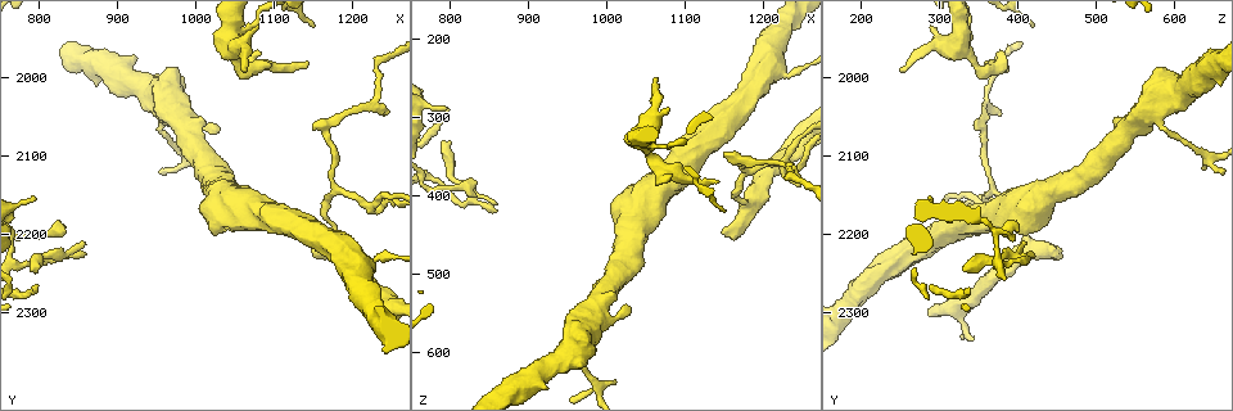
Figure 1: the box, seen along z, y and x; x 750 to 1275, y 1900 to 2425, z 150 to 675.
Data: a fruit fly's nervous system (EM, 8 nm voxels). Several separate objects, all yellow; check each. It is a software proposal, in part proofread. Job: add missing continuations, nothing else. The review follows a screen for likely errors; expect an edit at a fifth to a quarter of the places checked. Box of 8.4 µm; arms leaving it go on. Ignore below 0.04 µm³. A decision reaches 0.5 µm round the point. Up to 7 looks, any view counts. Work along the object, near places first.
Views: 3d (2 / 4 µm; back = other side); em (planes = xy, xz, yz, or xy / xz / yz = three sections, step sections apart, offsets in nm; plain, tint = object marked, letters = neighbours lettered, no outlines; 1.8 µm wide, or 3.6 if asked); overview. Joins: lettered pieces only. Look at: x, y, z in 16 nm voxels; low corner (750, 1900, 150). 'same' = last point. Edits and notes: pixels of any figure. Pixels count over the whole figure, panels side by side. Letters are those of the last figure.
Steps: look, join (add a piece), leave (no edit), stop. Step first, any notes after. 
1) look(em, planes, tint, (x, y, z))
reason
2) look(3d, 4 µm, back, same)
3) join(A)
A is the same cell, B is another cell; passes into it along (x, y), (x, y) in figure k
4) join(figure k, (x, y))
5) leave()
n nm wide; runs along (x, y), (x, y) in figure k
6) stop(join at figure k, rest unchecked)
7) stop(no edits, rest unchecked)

look(em, planes, letters, (1145, 1980, 380))
tapers out

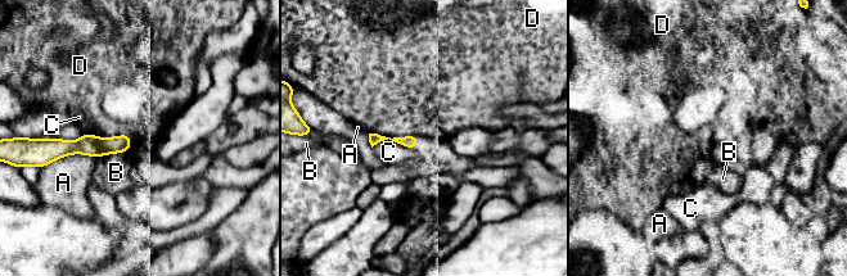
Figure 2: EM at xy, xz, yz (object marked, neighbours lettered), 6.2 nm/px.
leave()
D touches over 320 nm; A, B, C and D are other cells; border along (84, 132), (127, 134), (130, 148) in figure 2; no lettered piece goes on from it

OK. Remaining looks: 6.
look(em, 3.6 µm, planes, letters, (1035, 2070, 545))
thick end

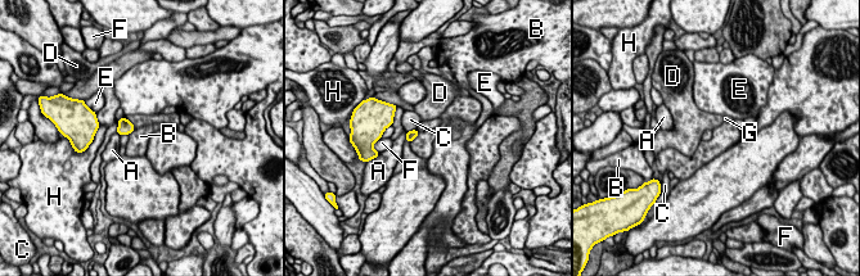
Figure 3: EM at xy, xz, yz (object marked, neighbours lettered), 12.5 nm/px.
leave()
A, B, C, D, E, F, G and H are other cells; border along (419, 132), (409, 143) in figure 3; none of them fits

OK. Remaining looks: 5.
look(3d, 2 µm, (1065, 1990, 250))
an open end

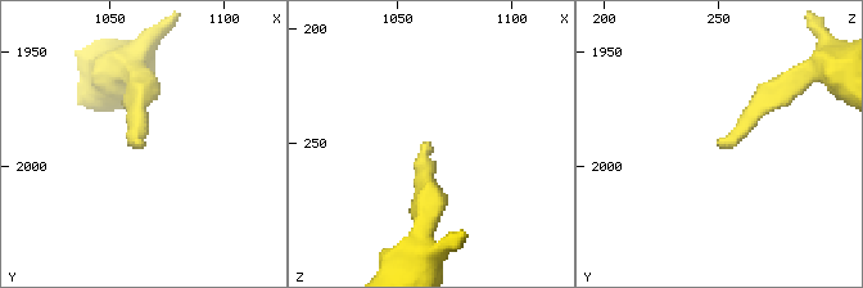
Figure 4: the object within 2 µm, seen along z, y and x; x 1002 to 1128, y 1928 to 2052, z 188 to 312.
look(em, yz, step 4, letters, (1064, 1989, 250))
need the tissue

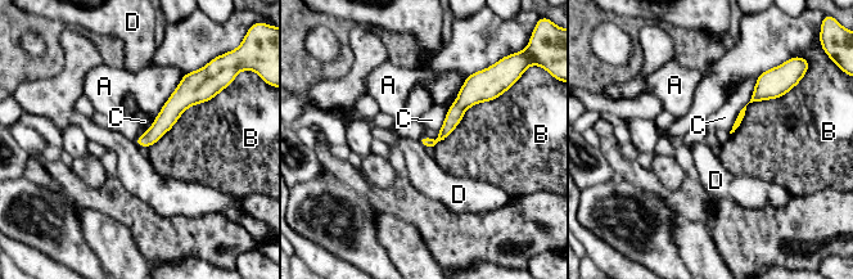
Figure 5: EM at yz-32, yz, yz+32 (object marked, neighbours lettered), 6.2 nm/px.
join(C)
C is the same cell, A, B and D are other cells; passes into it along (775, 82), (747, 104), (725, 117) in figure 5; it goes on there

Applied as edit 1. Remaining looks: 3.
stop(join at figure 5, rest unchecked)

